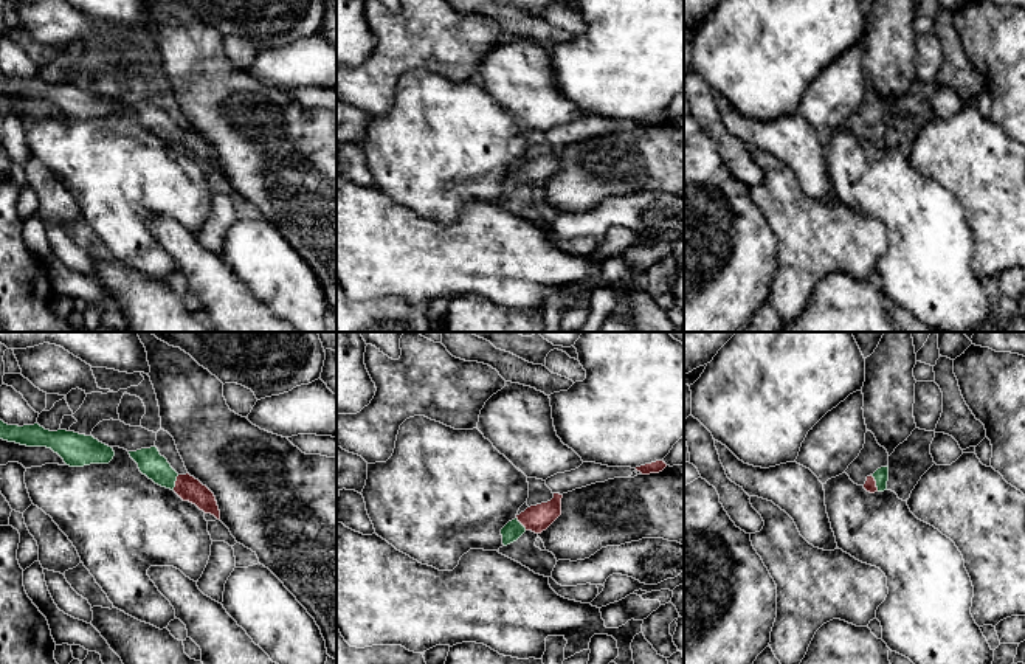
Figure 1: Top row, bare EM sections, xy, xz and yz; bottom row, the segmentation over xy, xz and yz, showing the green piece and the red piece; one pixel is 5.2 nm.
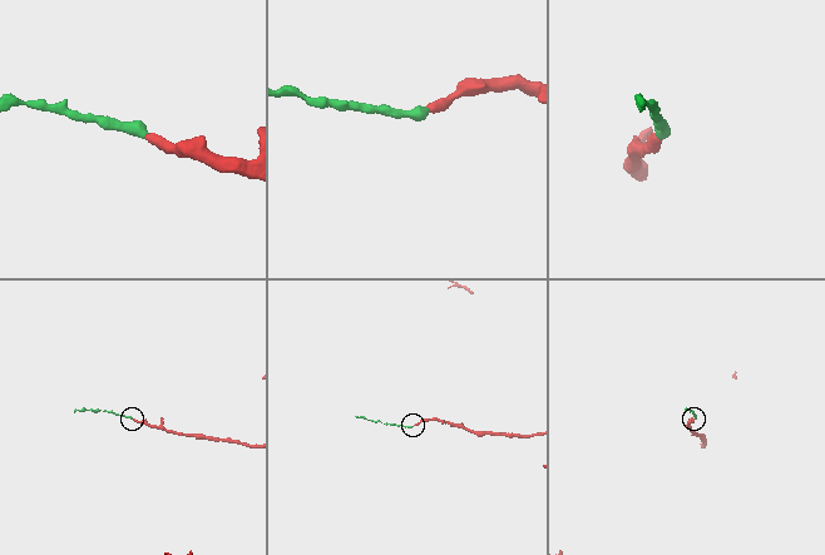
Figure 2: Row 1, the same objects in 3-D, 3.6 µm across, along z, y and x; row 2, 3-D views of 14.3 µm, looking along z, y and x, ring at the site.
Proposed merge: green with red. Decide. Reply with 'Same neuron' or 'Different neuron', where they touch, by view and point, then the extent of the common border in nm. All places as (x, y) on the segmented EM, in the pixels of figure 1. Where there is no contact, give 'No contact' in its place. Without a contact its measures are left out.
Same neuron. Touches green at yz (876, 483). Shared border 100 nm

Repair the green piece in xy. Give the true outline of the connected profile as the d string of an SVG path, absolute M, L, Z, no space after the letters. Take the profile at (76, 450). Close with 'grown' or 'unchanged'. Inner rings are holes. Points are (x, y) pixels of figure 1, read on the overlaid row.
M0 420L0 439L26 447L51 448L70 467L109 464L115 456L112 447L99 442L93 436L67 430L50 431L39 424L19 427Z; unchanged

